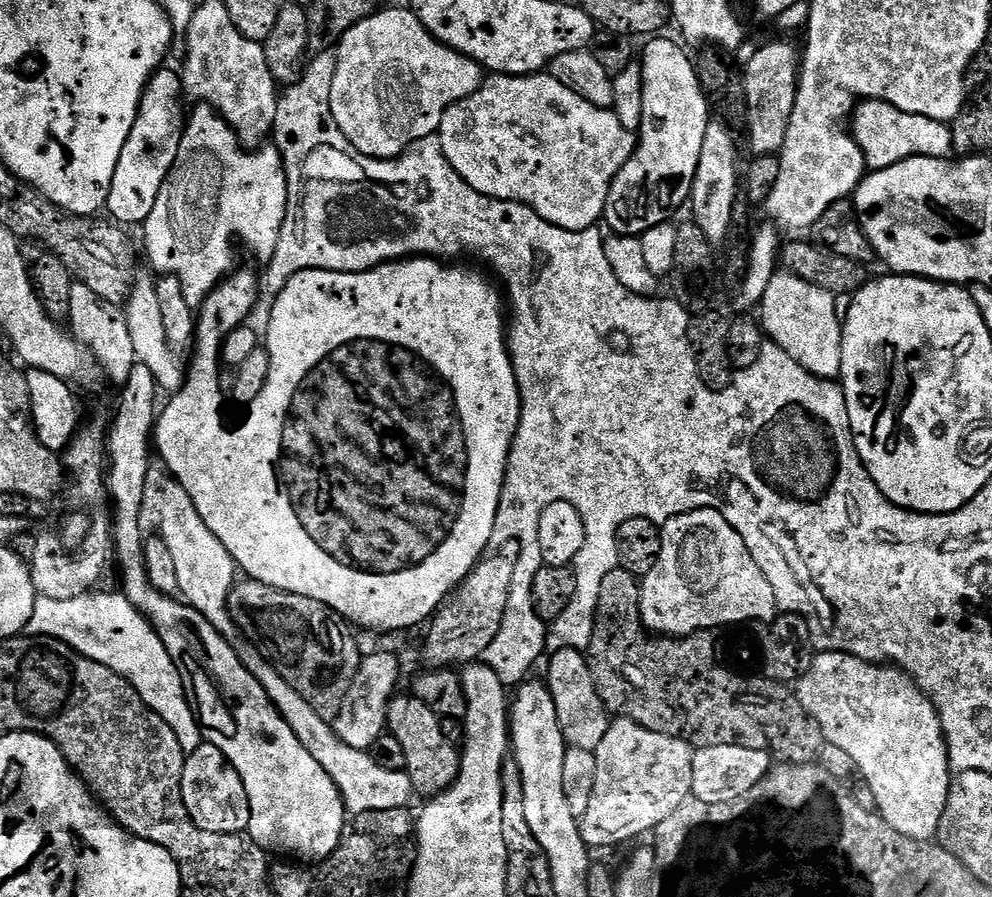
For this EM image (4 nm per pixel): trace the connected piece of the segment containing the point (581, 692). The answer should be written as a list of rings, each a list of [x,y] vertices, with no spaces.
[[[558,648],[551,655],[546,683],[554,698],[554,710],[558,710],[558,726],[562,726],[564,743],[568,748],[595,752],[598,742],[602,742],[606,734],[610,720],[600,695],[596,693],[594,682],[588,675],[585,653],[579,648]]]

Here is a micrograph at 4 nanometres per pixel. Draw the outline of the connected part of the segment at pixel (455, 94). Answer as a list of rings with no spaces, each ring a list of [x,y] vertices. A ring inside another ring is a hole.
[[[388,8],[377,10],[362,22],[353,24],[340,37],[335,45],[336,65],[334,66],[334,82],[330,86],[330,110],[334,122],[338,122],[338,130],[346,134],[346,138],[352,143],[353,149],[363,156],[372,156],[376,160],[392,160],[396,156],[401,156],[404,151],[412,145],[414,140],[421,140],[427,136],[437,135],[440,131],[440,123],[446,114],[446,110],[452,104],[457,104],[462,98],[474,94],[484,83],[486,76],[480,65],[476,64],[470,57],[463,56],[460,52],[455,52],[453,48],[447,48],[441,40],[436,40],[422,26],[422,22],[417,18],[415,12],[404,8]]]

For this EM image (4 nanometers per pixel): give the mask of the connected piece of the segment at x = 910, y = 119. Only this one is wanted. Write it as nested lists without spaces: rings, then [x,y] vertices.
[[[860,100],[855,105],[850,116],[850,135],[862,150],[865,165],[872,170],[889,168],[915,156],[944,158],[953,151],[952,129],[945,121],[903,112],[881,100]]]

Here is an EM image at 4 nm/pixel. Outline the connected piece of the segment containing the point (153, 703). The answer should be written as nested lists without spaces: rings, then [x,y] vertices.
[[[93,590],[87,596],[65,600],[39,597],[26,629],[27,635],[60,640],[78,654],[117,672],[140,695],[141,702],[150,711],[159,714],[170,730],[174,730],[185,754],[193,752],[201,744],[202,737],[196,714],[184,694],[180,671],[174,666],[156,631],[129,602],[128,597],[119,591],[100,591]]]

